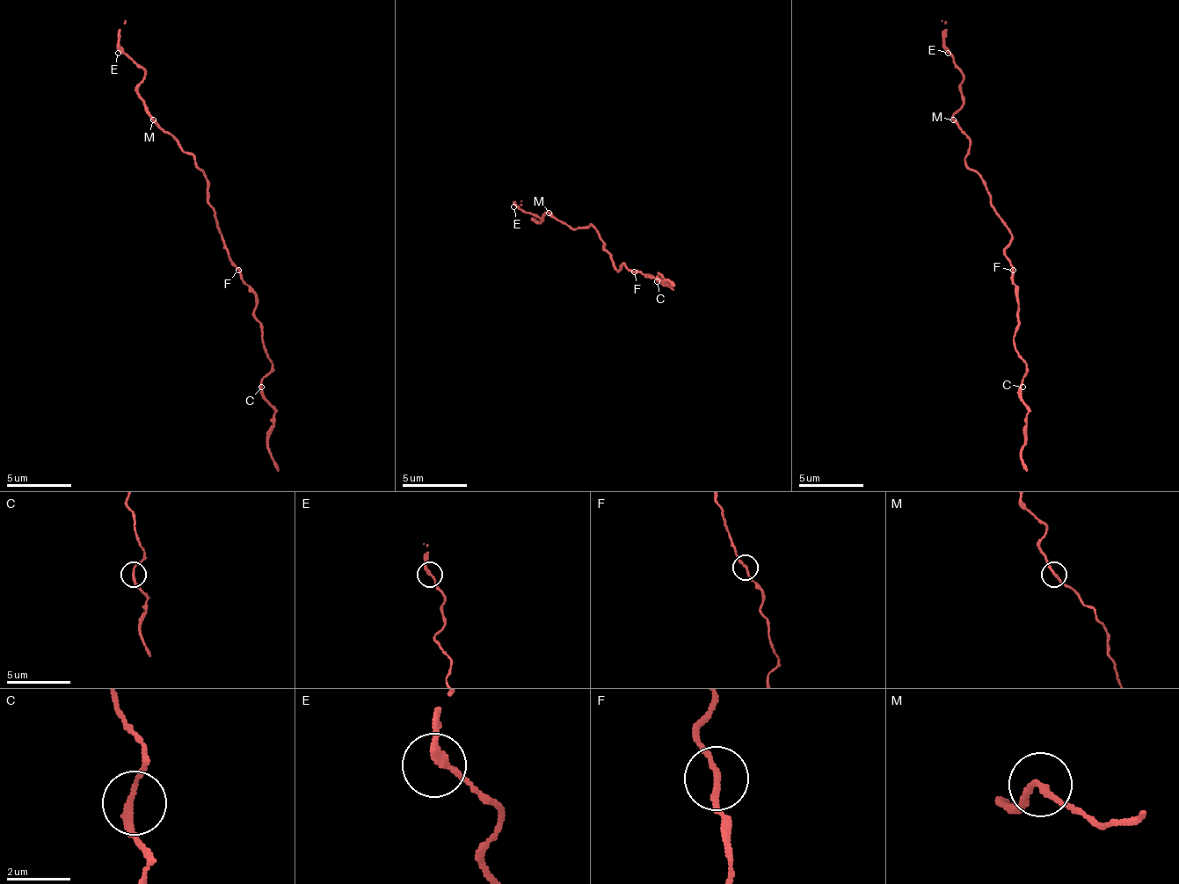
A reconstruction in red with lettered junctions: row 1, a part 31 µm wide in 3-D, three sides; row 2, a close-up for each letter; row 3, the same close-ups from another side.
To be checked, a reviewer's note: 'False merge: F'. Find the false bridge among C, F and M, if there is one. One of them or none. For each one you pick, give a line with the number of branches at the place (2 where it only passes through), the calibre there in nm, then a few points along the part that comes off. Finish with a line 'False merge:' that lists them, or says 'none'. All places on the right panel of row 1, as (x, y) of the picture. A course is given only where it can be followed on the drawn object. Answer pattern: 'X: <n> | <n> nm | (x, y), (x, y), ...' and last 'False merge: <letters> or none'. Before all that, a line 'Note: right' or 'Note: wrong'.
Note: wrong
False merge: none

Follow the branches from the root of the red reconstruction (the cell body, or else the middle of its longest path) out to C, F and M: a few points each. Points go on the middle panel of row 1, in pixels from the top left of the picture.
C: (614, 268), (618, 271), (624, 265), (631, 271), (641, 271), (651, 278), (660, 271), (666, 285), (657, 281)
F: (614, 268), (618, 271), (624, 265), (634, 271)
M: (614, 268), (605, 242), (588, 223), (572, 229), (549, 213)

